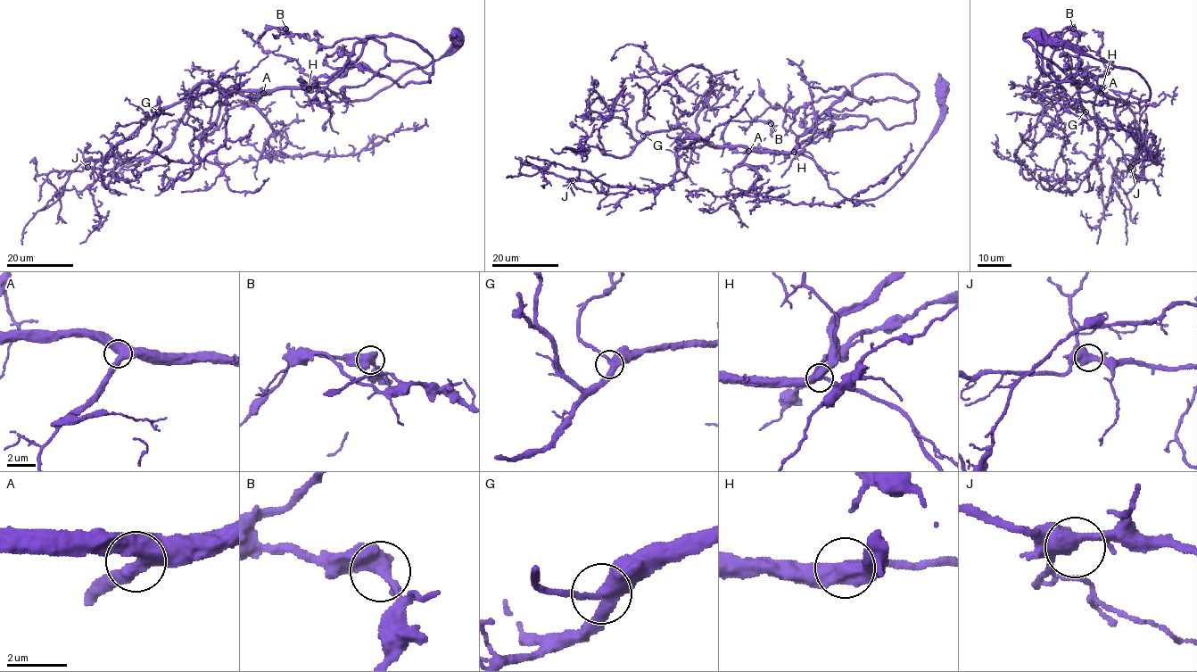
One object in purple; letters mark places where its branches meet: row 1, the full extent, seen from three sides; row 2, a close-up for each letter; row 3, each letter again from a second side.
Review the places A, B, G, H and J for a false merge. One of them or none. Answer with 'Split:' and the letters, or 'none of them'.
Split: none of them

